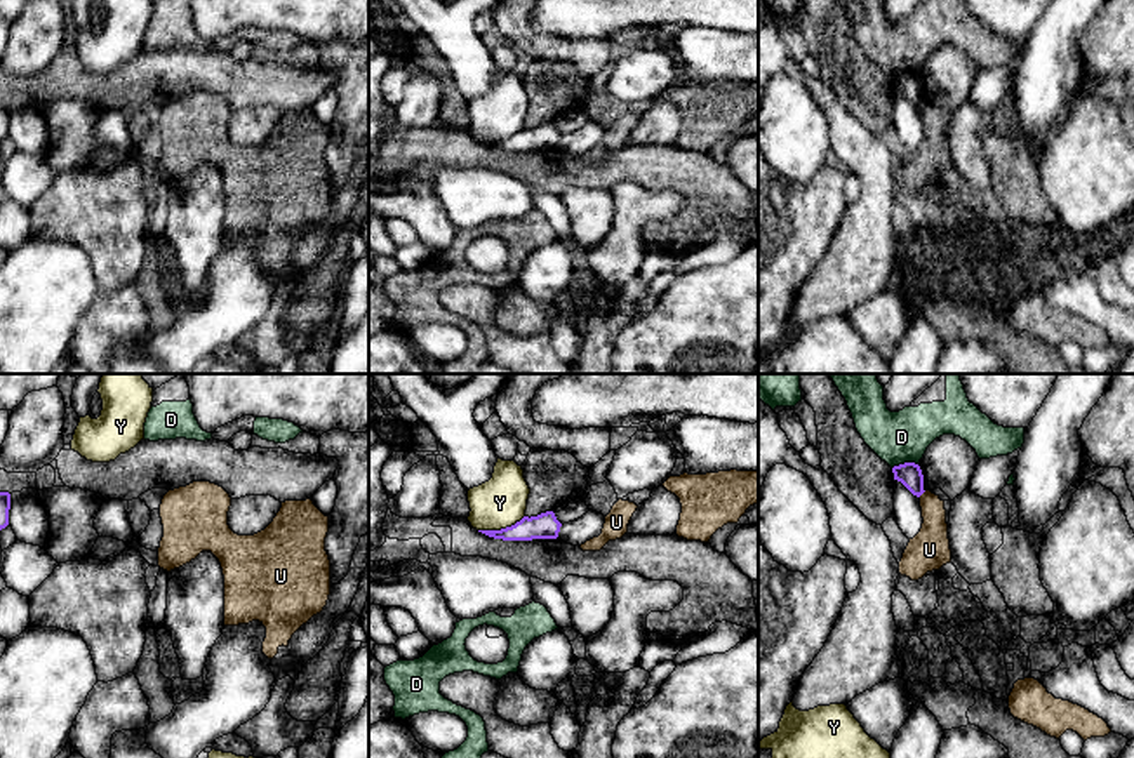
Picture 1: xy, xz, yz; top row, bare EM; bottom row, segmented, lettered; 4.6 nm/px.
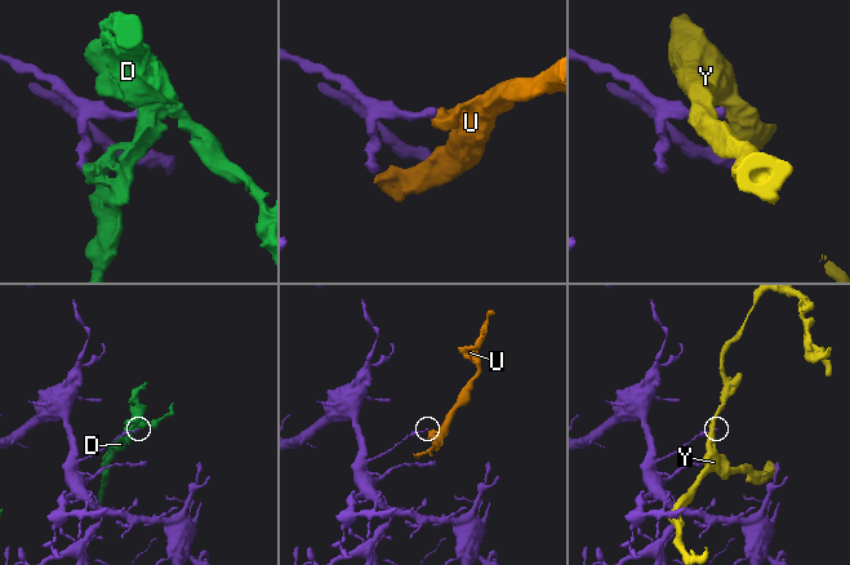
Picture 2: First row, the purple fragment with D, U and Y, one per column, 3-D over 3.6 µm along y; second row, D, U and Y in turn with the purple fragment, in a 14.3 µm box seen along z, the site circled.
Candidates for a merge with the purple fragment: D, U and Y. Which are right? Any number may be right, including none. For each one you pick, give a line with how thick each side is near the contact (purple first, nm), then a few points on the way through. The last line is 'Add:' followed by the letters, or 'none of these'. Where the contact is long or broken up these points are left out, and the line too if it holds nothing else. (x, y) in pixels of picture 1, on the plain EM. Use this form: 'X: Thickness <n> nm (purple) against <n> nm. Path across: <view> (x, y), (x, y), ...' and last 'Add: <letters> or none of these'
Add: none of these

